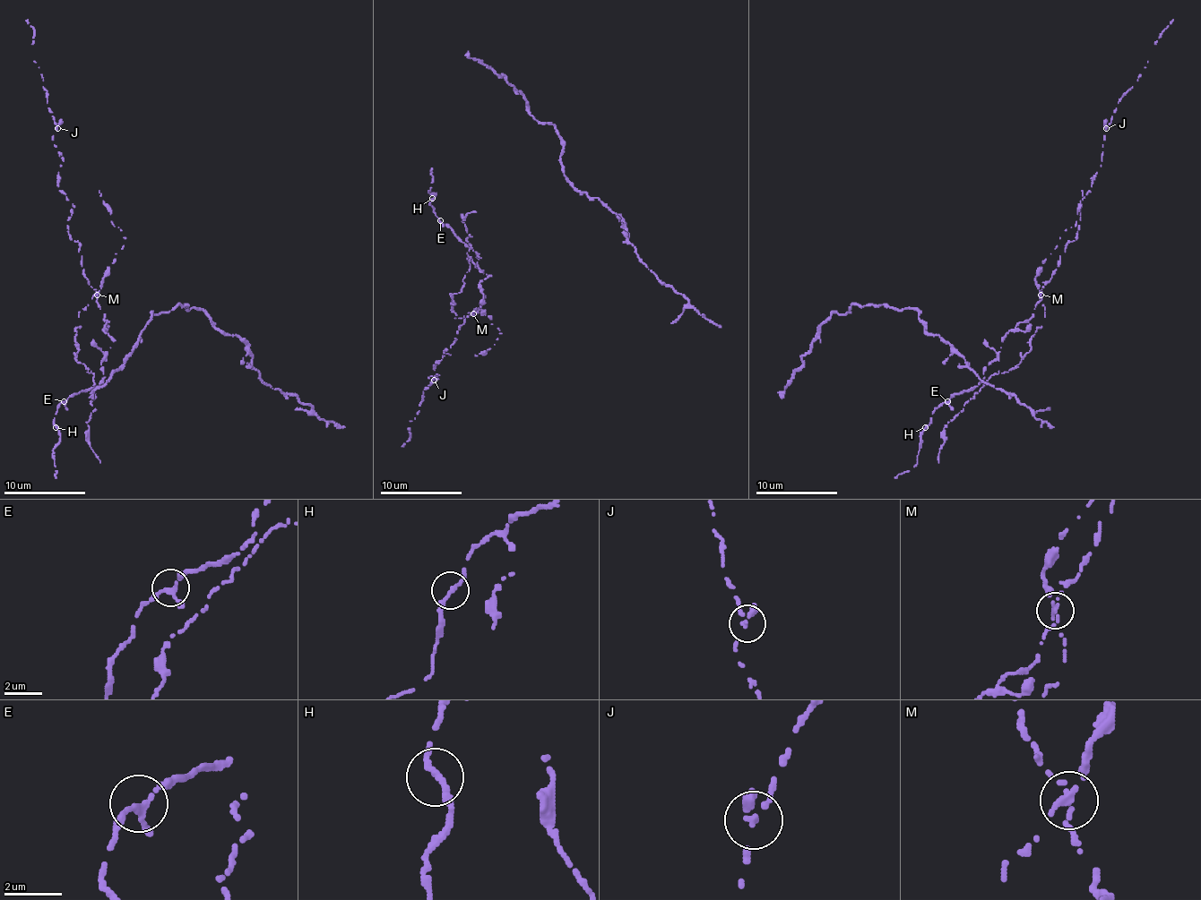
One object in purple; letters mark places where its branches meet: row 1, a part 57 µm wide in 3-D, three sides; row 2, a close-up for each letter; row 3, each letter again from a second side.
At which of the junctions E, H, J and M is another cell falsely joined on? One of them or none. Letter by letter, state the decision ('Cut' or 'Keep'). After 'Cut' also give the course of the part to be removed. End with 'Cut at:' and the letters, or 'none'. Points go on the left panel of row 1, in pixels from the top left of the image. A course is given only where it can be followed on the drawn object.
E: Keep
H: Keep
J: Keep
M: Cut. Course of the part to remove: (97, 295), (78, 313), (76, 360), (94, 374), (90, 390), (94, 409), (86, 424), (90, 448), (100, 462)
Cut at: M

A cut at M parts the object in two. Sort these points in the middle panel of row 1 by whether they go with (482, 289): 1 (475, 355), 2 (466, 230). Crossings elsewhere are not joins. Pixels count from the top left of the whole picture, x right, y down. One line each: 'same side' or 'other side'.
1: other side
2: other side

